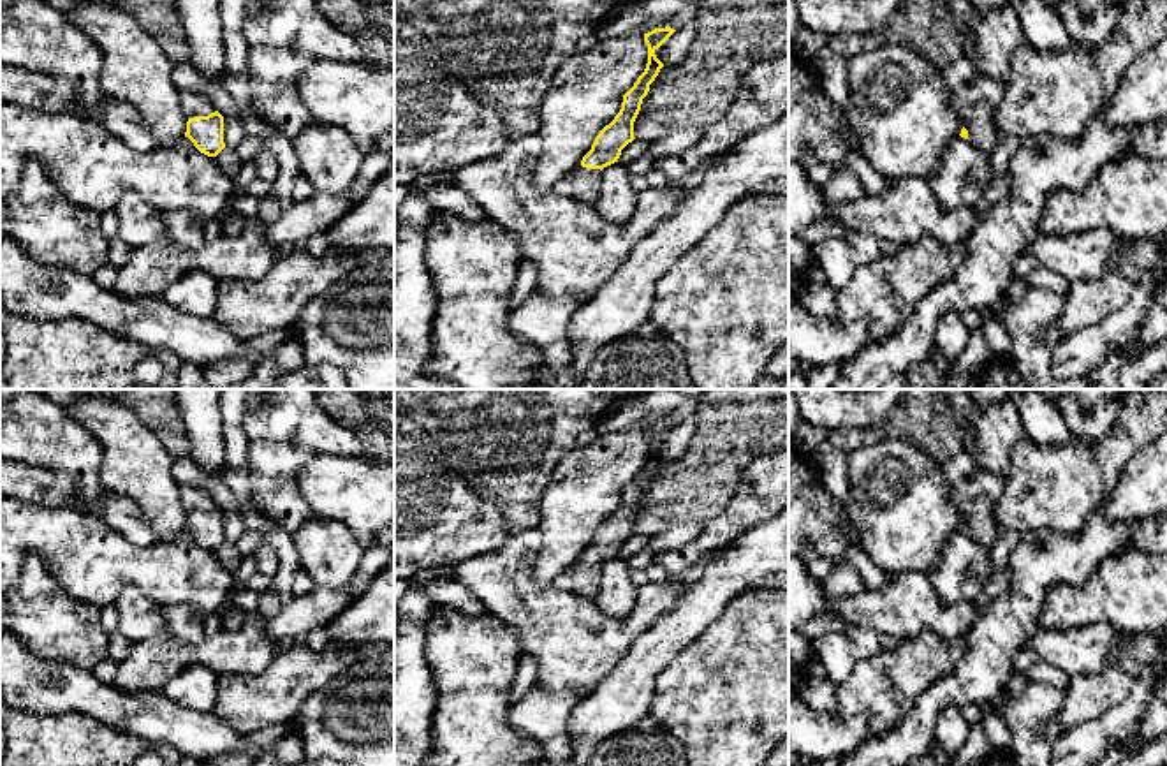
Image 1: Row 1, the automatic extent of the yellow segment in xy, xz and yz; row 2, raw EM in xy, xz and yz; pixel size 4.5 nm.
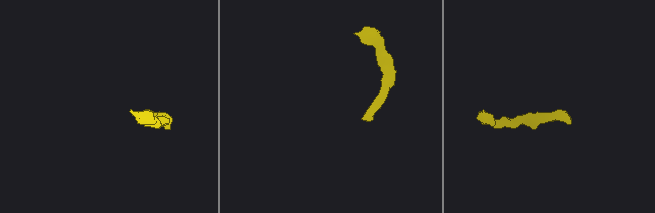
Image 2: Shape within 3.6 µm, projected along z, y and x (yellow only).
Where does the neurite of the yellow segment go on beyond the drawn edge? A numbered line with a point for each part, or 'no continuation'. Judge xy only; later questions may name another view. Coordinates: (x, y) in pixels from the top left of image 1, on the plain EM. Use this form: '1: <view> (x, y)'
1: xy (192, 499)

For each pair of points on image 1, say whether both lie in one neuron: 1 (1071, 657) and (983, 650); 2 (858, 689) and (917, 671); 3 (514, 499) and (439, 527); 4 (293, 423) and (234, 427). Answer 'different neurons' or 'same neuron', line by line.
1: different neurons
2: same neuron
3: different neurons
4: different neurons

